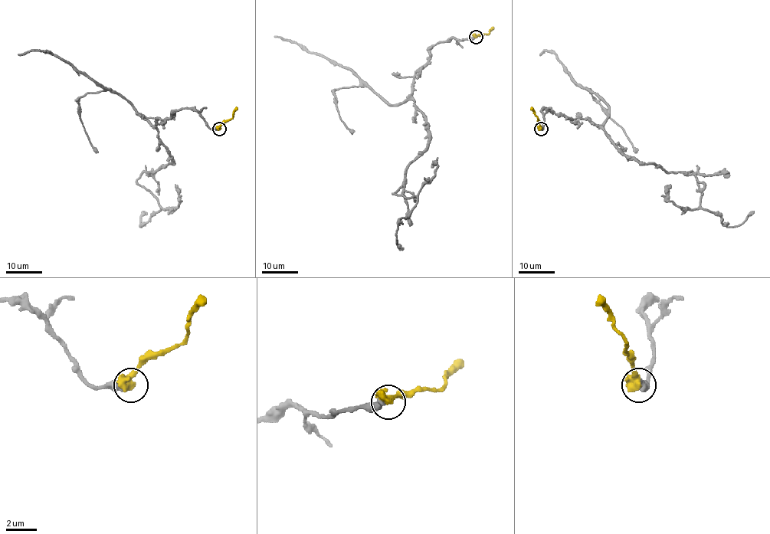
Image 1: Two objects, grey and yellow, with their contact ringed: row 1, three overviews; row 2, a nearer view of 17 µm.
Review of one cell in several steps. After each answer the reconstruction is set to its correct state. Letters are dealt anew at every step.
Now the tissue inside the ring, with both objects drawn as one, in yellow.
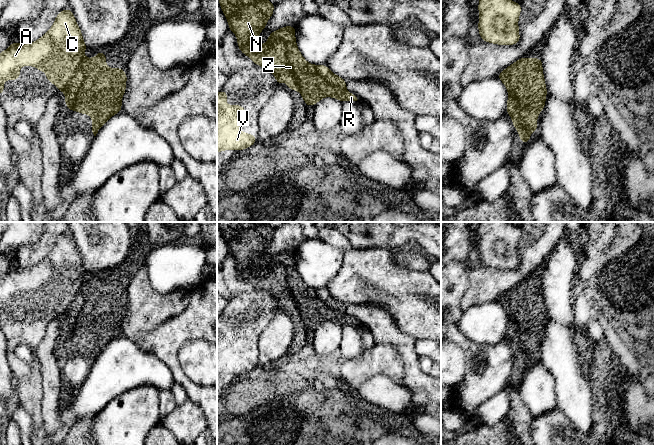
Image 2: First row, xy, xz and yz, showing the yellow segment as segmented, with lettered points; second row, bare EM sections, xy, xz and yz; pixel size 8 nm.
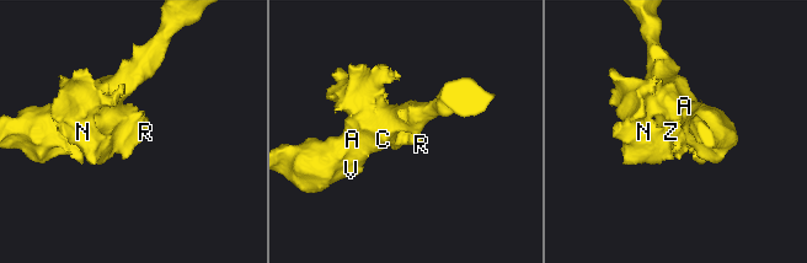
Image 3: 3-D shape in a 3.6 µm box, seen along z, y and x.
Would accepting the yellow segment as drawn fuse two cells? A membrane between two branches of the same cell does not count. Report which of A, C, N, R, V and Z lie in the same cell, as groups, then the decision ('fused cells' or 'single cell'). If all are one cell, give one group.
A C N R V Z; single cell

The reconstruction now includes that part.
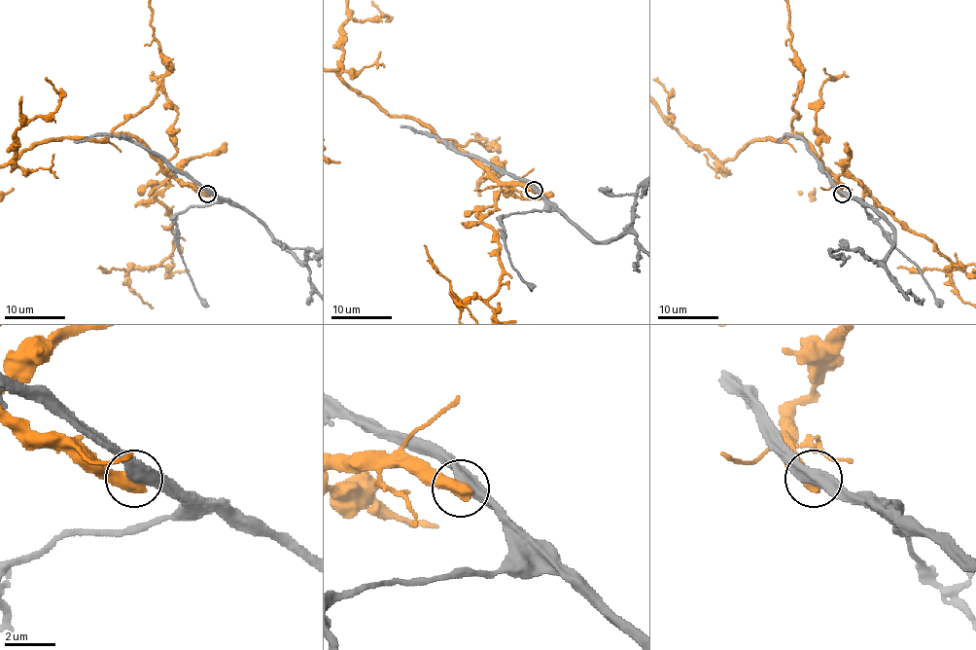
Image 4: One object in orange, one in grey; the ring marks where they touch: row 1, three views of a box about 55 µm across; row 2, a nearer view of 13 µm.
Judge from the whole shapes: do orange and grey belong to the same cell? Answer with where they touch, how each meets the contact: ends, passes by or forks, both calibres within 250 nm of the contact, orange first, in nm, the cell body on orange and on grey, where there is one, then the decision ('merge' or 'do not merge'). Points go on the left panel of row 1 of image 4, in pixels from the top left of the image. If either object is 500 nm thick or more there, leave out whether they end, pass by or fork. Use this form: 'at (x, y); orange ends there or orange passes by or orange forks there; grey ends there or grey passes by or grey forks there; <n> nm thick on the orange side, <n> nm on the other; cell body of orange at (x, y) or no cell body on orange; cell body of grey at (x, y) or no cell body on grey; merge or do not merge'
at (207, 194); 650 nm thick on the orange side, 440 nm on the other; no cell body on orange; no cell body on grey; do not merge

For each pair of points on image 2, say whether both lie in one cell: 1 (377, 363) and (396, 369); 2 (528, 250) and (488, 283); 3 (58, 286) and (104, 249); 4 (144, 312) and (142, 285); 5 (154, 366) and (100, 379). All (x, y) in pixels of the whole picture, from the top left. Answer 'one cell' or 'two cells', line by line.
1: one cell
2: one cell
3: two cells
4: one cell
5: one cell

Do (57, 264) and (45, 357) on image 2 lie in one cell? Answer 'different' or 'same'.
different

